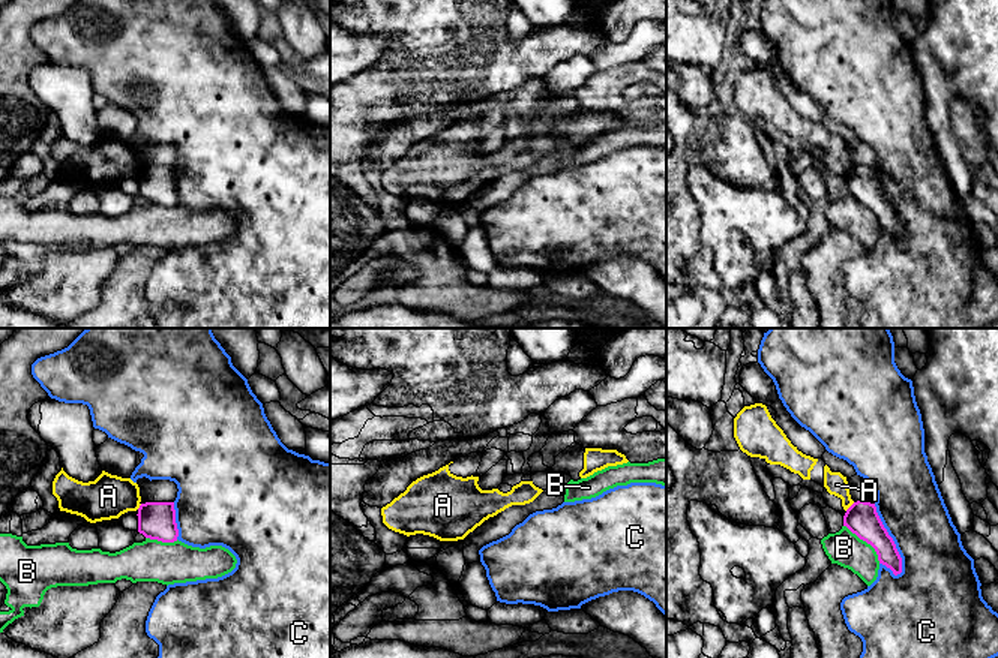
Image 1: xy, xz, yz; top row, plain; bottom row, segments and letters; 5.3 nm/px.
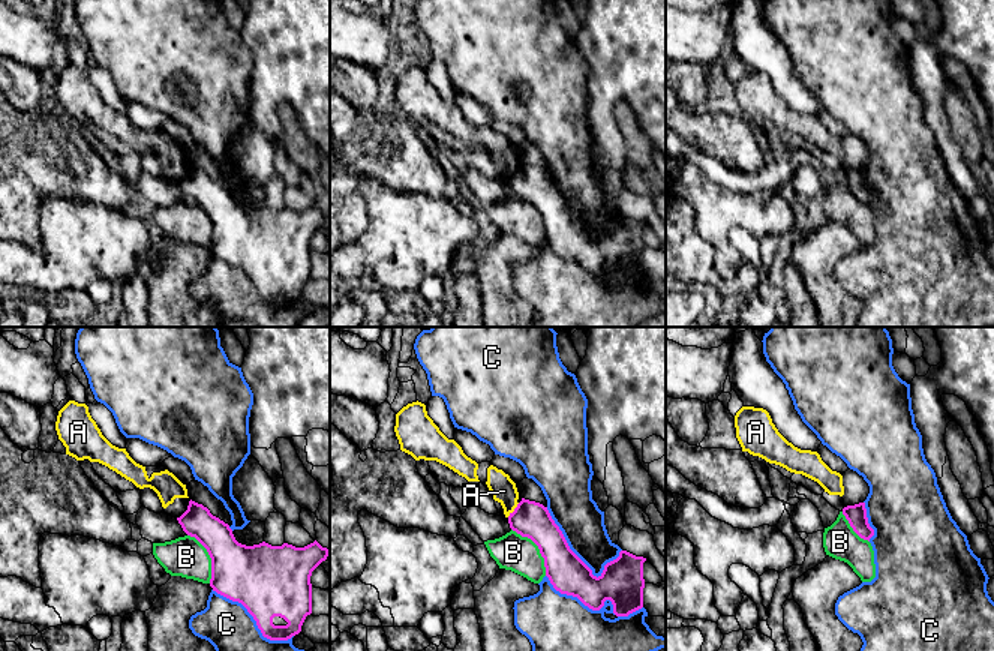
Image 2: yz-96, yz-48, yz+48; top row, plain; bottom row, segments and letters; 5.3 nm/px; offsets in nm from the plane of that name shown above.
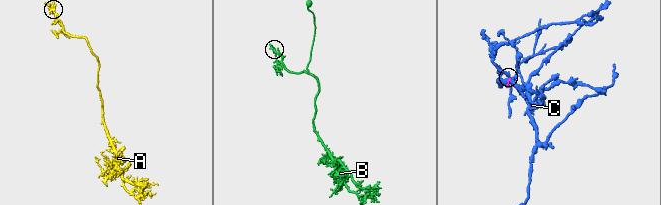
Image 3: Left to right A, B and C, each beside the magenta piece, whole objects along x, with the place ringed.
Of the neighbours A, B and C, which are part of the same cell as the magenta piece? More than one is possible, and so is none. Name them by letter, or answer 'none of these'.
none of these

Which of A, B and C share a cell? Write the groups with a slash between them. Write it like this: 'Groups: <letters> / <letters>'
Groups: A / B / C

